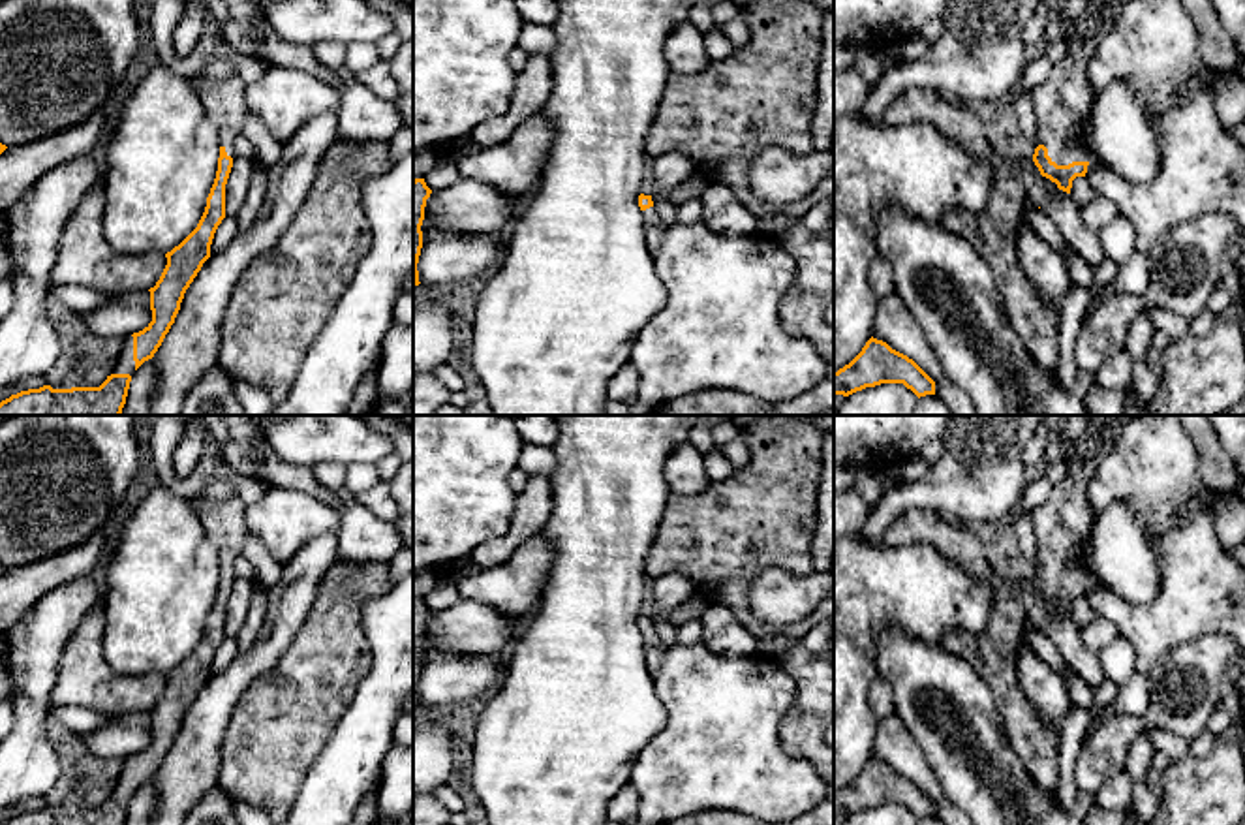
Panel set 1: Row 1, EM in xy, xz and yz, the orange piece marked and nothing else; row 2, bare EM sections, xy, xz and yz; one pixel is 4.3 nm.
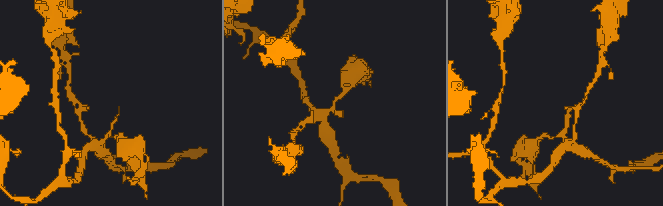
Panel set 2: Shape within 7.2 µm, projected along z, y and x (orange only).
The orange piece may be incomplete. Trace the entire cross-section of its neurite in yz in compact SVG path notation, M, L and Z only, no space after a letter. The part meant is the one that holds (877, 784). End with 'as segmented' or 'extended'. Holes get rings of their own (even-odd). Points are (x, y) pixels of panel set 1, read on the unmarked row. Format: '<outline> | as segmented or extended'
M873 757L849 786L834 793L834 816L849 817L881 804L903 804L918 819L935 816L935 802L913 780Z | as segmented

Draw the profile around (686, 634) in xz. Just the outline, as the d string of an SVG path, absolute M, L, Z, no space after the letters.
M689 620L674 628L674 645L689 646L702 639L702 624L700 620Z

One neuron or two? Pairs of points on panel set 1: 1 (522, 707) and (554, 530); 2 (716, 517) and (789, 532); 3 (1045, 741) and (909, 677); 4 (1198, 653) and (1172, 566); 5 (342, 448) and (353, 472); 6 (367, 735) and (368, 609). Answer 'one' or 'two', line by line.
1: one
2: one
3: two
4: two
5: two
6: one

